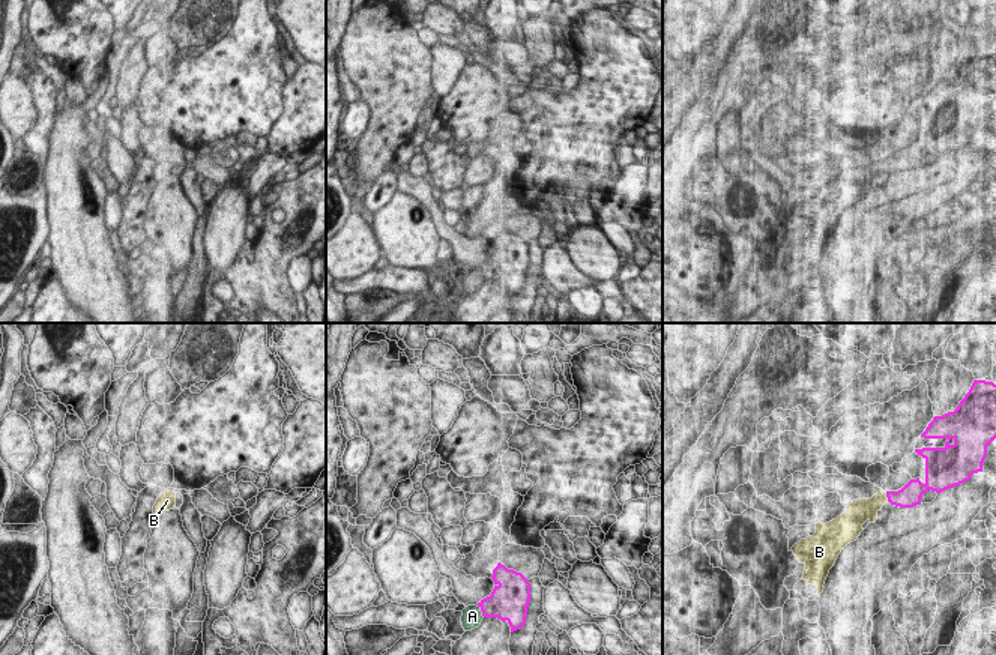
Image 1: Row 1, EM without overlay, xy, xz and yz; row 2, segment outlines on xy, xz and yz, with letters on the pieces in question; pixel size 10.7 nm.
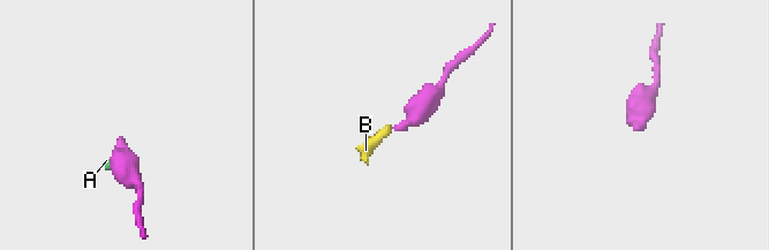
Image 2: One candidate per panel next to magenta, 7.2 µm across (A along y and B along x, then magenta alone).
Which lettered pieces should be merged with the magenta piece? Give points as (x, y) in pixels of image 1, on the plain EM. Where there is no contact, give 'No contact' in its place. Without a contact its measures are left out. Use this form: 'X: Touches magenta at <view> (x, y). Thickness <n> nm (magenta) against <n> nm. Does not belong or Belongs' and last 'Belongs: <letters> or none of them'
A: Touches magenta at xz (481, 274). Thickness 320 nm (magenta) against 220 nm. Does not belong
B: Touches magenta at yz (887, 159). Thickness 240 nm (magenta) against 220 nm. Belongs
Belongs: B

